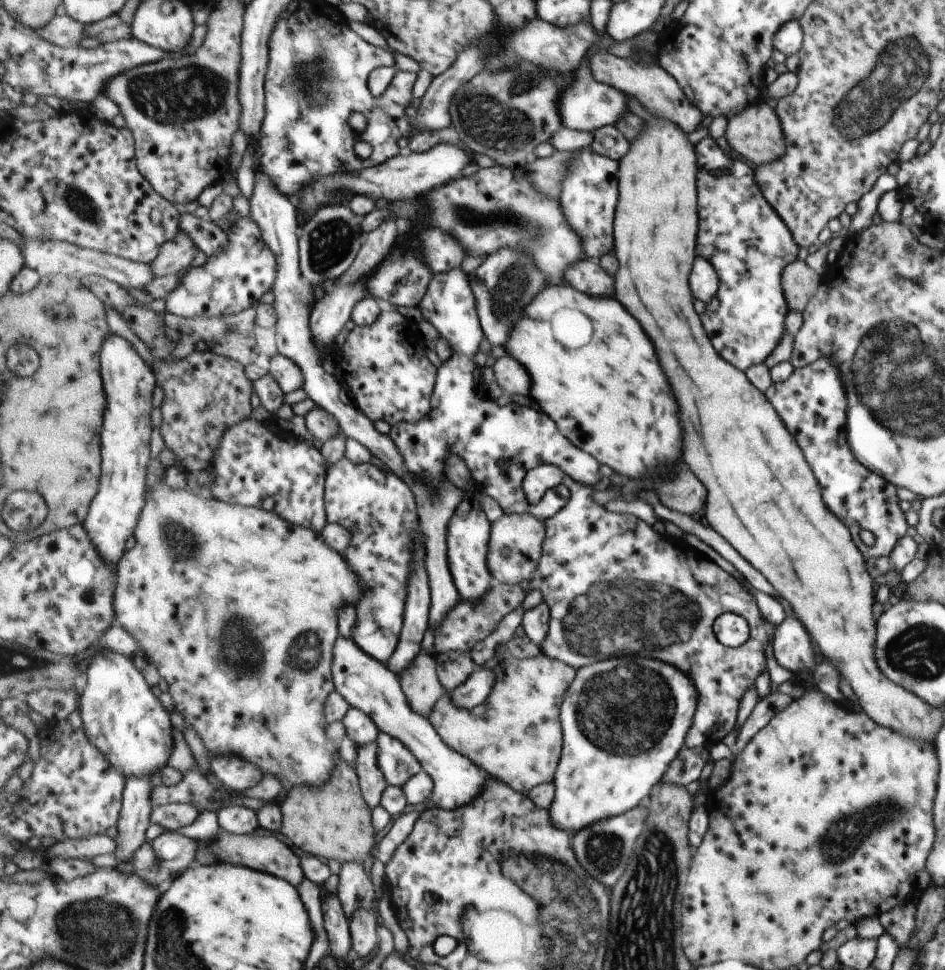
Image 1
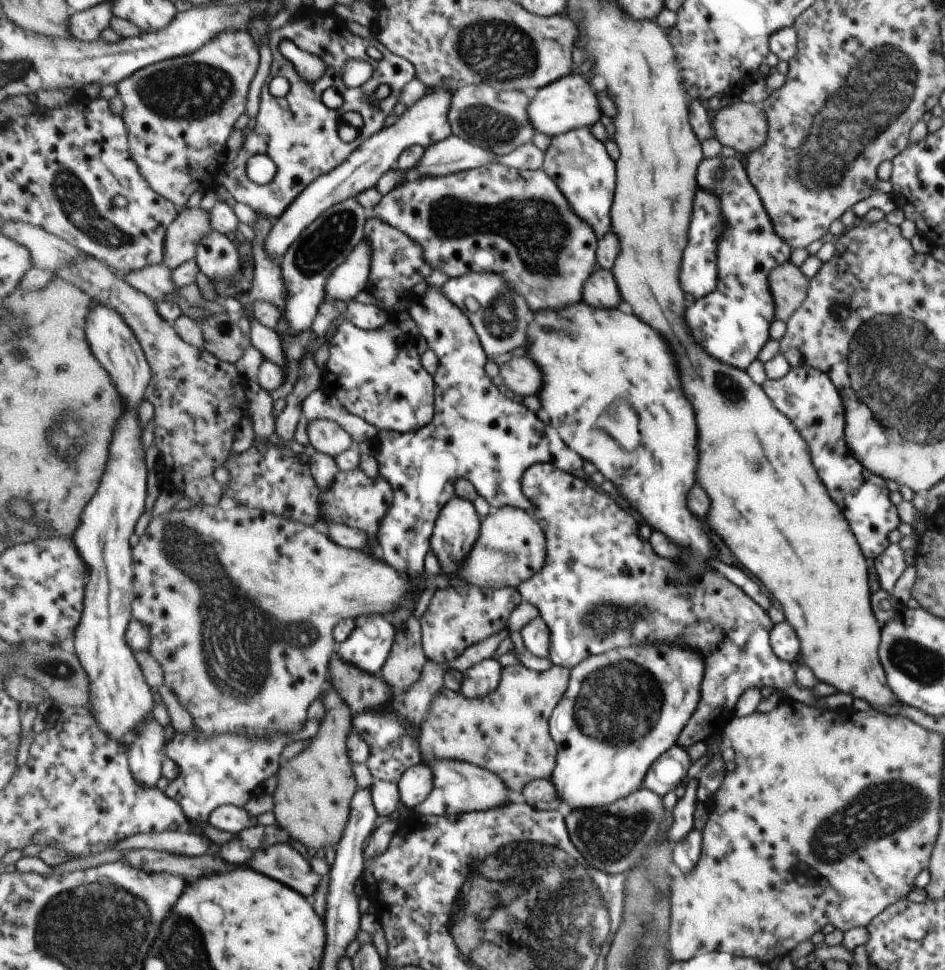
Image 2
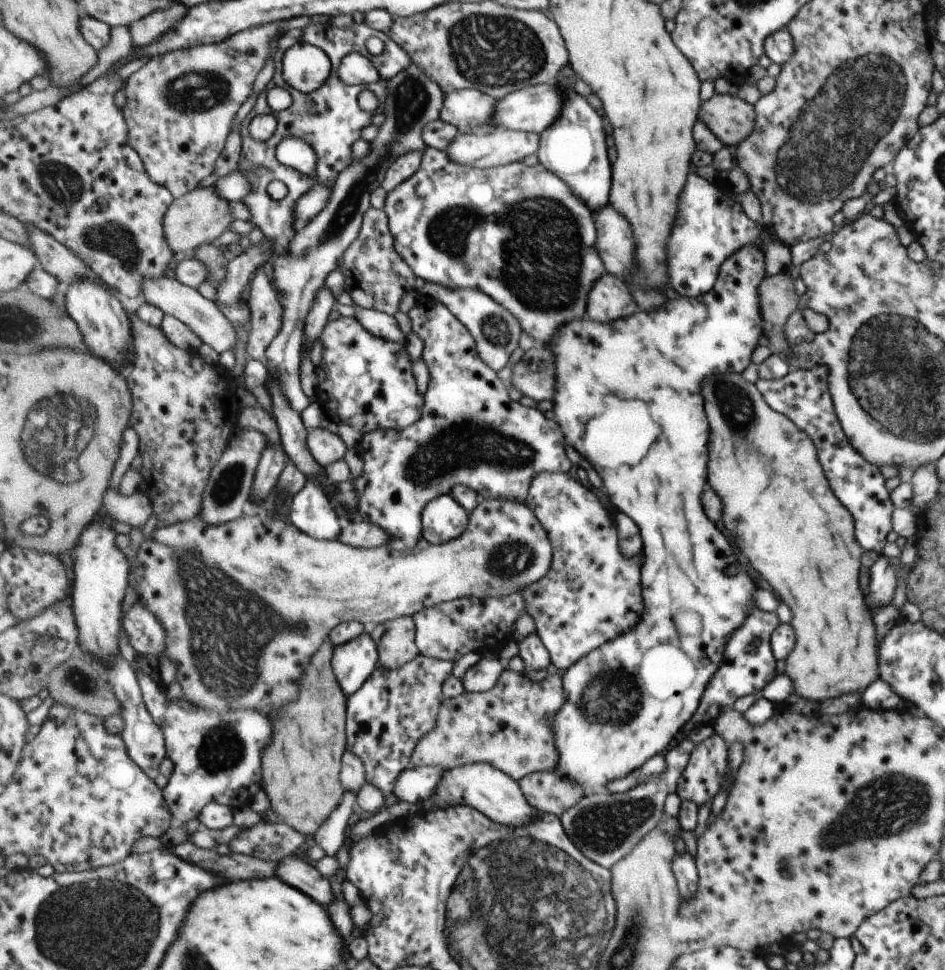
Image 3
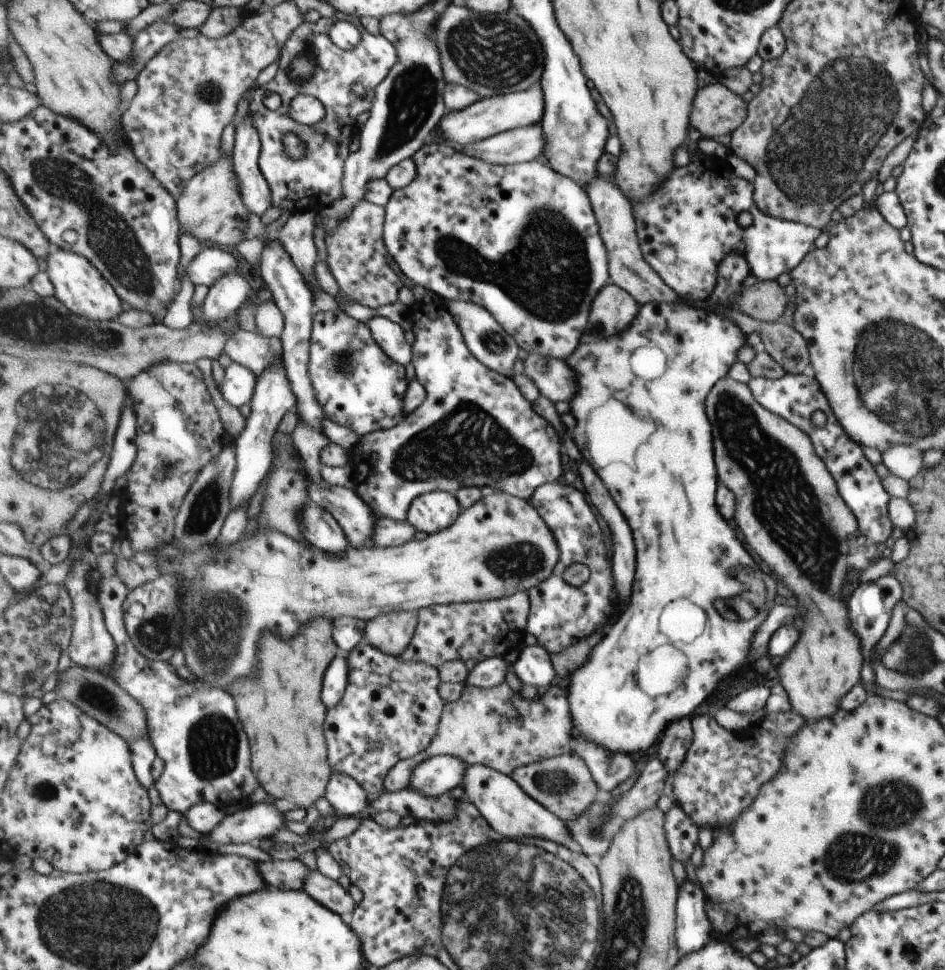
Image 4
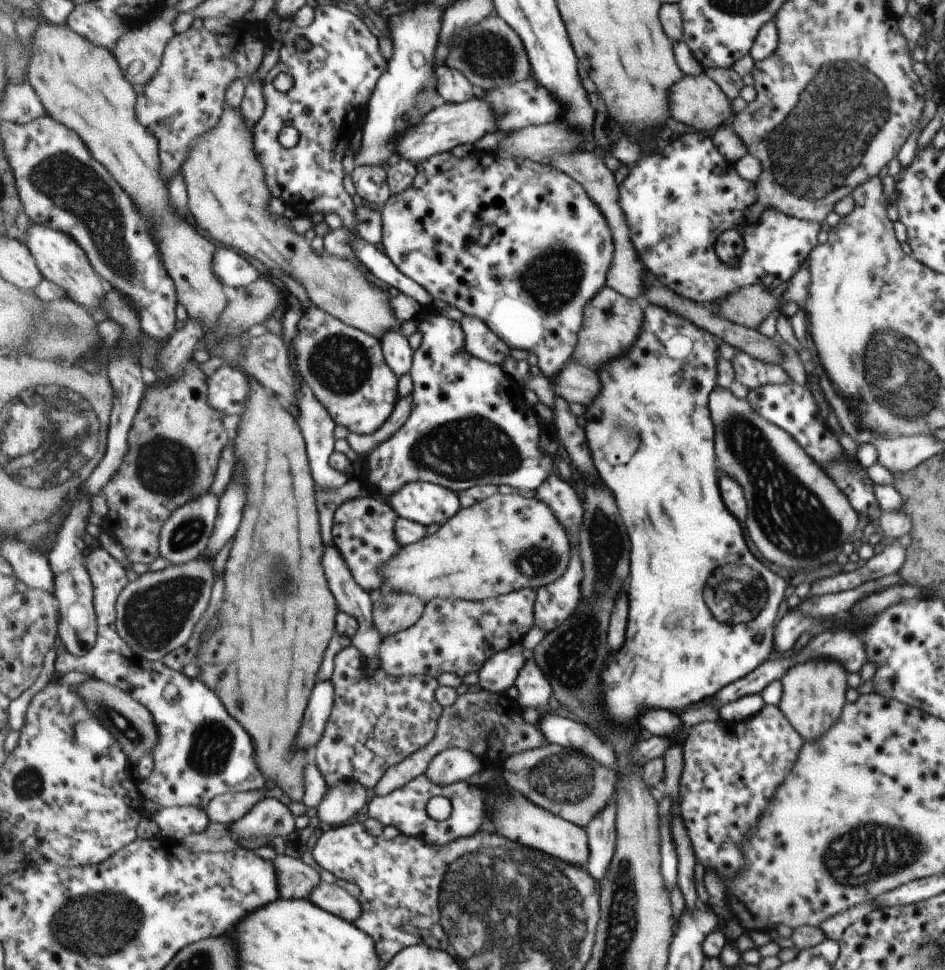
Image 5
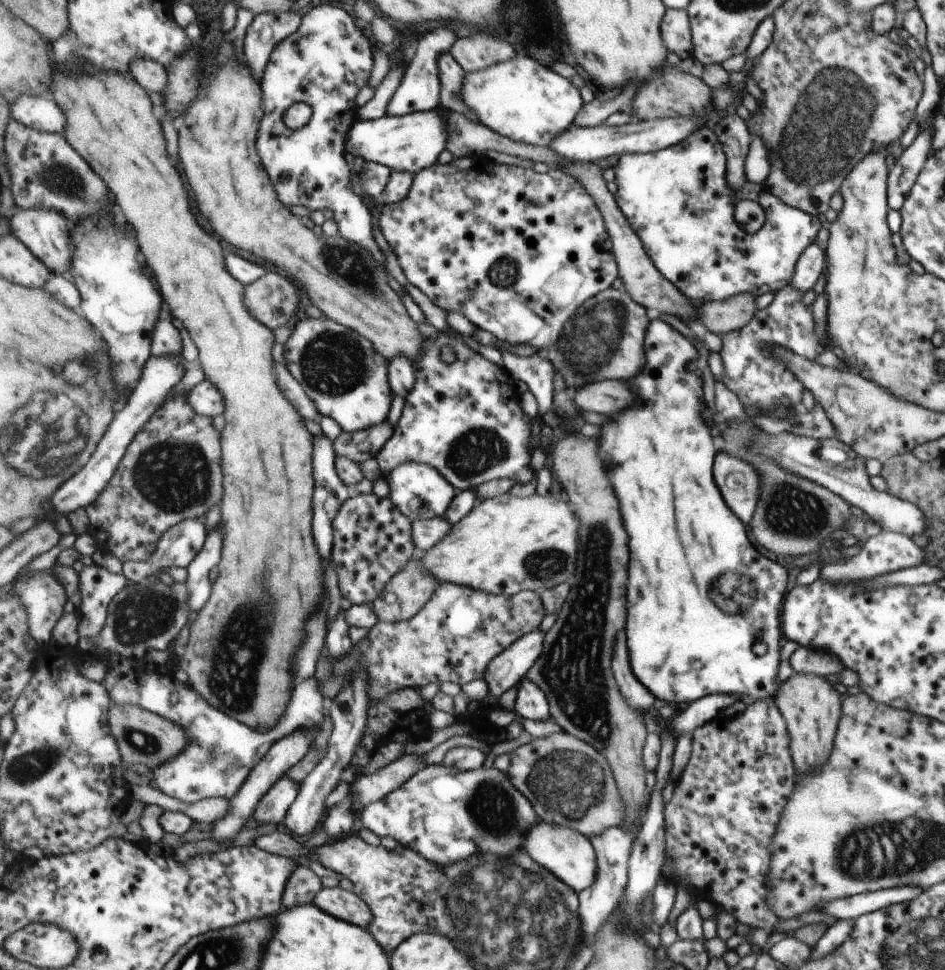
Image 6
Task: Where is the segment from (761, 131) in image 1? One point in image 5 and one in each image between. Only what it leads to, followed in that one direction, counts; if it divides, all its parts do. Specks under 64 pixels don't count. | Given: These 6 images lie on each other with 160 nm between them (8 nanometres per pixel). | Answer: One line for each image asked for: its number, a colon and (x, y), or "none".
2: (742, 126)
3: (731, 119)
4: (717, 112)
5: (696, 101)

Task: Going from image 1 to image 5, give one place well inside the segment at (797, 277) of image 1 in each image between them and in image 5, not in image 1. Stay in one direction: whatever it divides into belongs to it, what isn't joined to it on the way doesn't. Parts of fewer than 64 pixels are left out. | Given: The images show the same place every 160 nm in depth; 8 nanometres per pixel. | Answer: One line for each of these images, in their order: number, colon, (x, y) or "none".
2: (788, 286)
3: (777, 298)
4: (764, 301)
5: (747, 306)

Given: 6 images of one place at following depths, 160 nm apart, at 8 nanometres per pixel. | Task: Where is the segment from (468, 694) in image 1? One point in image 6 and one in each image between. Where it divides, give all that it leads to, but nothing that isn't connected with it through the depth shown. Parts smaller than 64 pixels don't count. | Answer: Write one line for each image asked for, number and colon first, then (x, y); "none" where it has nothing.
2: (484, 678)
3: (483, 676)
4: (491, 672)
5: (500, 672)
6: (507, 671)

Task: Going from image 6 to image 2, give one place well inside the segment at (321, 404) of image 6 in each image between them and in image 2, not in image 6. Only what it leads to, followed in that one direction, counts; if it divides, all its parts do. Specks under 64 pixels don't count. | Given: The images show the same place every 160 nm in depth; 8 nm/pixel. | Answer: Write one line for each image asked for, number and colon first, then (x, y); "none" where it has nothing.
2: (378, 375)
3: (369, 382)
4: (361, 387)
5: (346, 367)

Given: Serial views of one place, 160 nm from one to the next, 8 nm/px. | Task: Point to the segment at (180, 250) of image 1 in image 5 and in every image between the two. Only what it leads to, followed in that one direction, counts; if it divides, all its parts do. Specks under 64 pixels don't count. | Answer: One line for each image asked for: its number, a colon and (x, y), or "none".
2: (184, 236)
3: (201, 216)
4: (211, 208)
5: (227, 189)

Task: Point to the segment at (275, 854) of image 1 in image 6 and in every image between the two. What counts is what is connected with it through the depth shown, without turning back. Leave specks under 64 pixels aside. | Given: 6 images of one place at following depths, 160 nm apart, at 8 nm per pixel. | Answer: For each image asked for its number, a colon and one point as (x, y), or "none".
2: (281, 861)
3: (298, 873)
4: (328, 892)
5: (329, 896)
6: (348, 906)

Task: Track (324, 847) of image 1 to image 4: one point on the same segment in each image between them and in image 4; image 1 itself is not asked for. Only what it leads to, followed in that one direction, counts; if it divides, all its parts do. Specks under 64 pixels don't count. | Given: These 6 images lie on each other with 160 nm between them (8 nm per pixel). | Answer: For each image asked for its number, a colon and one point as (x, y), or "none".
2: (313, 801)
3: (302, 765)
4: (284, 711)

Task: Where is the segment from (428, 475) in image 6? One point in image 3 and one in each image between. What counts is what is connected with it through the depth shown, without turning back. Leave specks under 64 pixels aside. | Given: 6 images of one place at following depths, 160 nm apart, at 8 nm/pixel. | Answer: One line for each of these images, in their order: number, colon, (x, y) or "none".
3: (444, 518)
4: (432, 512)
5: (427, 503)

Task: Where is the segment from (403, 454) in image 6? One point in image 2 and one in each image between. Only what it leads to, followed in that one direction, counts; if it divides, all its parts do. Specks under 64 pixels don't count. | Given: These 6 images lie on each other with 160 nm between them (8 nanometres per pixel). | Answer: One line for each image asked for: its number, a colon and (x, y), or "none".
2: (478, 432)
3: (472, 433)
4: (475, 428)
5: (471, 425)

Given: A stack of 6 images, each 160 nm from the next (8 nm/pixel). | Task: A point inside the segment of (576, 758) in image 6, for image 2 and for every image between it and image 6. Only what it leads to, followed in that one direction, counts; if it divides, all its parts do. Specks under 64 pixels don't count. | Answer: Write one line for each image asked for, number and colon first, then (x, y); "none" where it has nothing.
2: (542, 794)
3: (549, 792)
4: (564, 784)
5: (569, 783)

